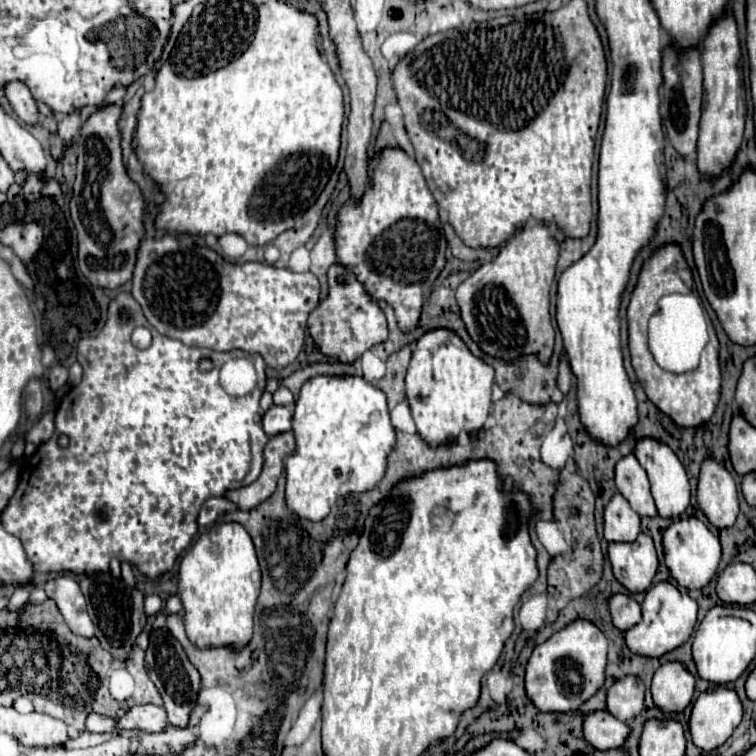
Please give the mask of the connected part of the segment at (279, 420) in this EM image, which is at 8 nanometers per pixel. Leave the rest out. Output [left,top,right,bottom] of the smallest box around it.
[263,405,291,437]

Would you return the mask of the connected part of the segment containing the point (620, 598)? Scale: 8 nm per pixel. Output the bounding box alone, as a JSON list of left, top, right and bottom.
[609,593,641,631]

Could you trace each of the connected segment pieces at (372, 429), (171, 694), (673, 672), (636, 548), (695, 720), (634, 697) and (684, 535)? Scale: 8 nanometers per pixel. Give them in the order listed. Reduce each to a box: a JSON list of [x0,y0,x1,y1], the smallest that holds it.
[[285,375,395,521],[145,629,201,727],[651,661,695,713],[609,533,659,593],[689,685,743,751],[607,675,645,721],[663,517,721,589]]

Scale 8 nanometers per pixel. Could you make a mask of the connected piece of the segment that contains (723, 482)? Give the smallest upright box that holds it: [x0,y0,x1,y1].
[697,459,739,529]

